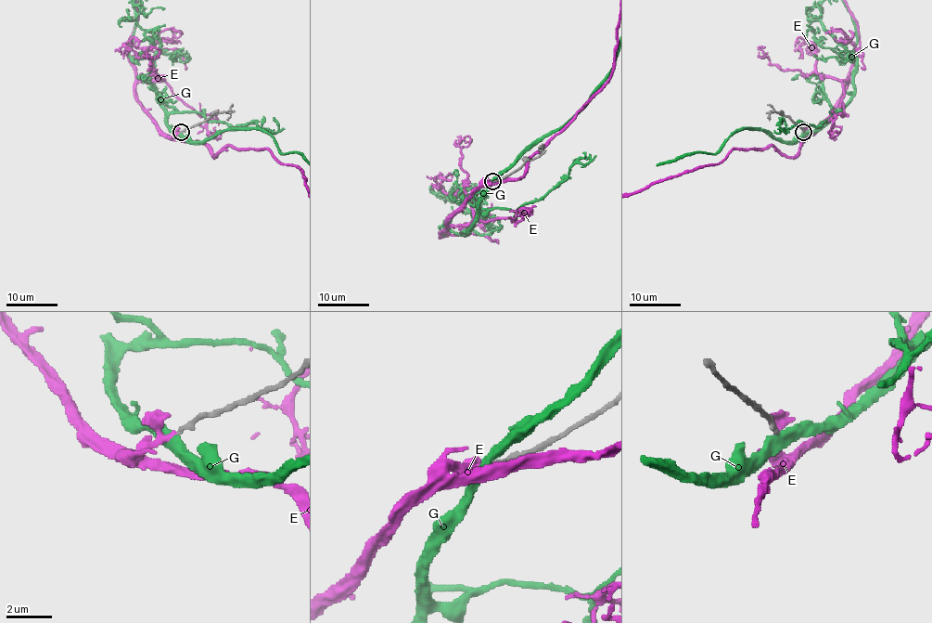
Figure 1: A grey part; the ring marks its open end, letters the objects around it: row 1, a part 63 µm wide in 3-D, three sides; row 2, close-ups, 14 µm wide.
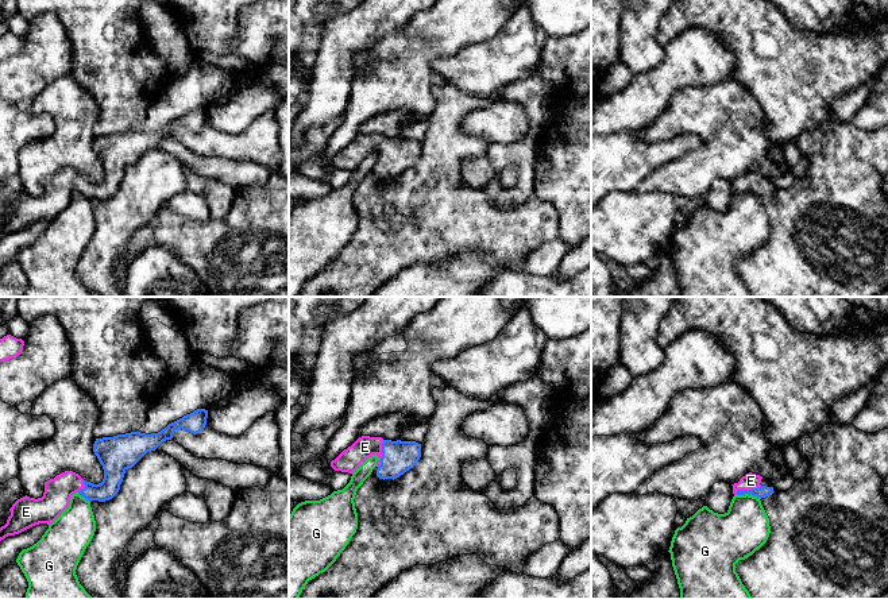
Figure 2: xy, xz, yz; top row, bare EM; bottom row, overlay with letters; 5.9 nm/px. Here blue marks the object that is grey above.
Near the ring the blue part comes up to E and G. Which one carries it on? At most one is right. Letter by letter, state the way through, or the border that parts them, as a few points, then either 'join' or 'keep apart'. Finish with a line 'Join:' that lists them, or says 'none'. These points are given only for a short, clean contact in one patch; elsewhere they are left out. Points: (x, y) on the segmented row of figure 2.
E: across yz (763, 491), (746, 490), (751, 480) | join
G: along yz (737, 494), (752, 494), (760, 498) | keep apart
Join: E

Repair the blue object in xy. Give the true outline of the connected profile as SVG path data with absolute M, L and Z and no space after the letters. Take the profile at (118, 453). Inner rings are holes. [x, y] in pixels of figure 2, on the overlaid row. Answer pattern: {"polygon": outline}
{"polygon": "M197 409L158 433L131 432L96 438L93 452L104 469L103 482L93 484L73 471L65 471L45 482L42 498L26 495L12 505L7 523L0 527L0 541L39 523L50 525L69 507L70 498L76 492L89 502L112 499L119 492L128 468L132 468L147 452L155 451L163 441L171 440L175 430L200 433L206 425L206 418L208 410Z"}

